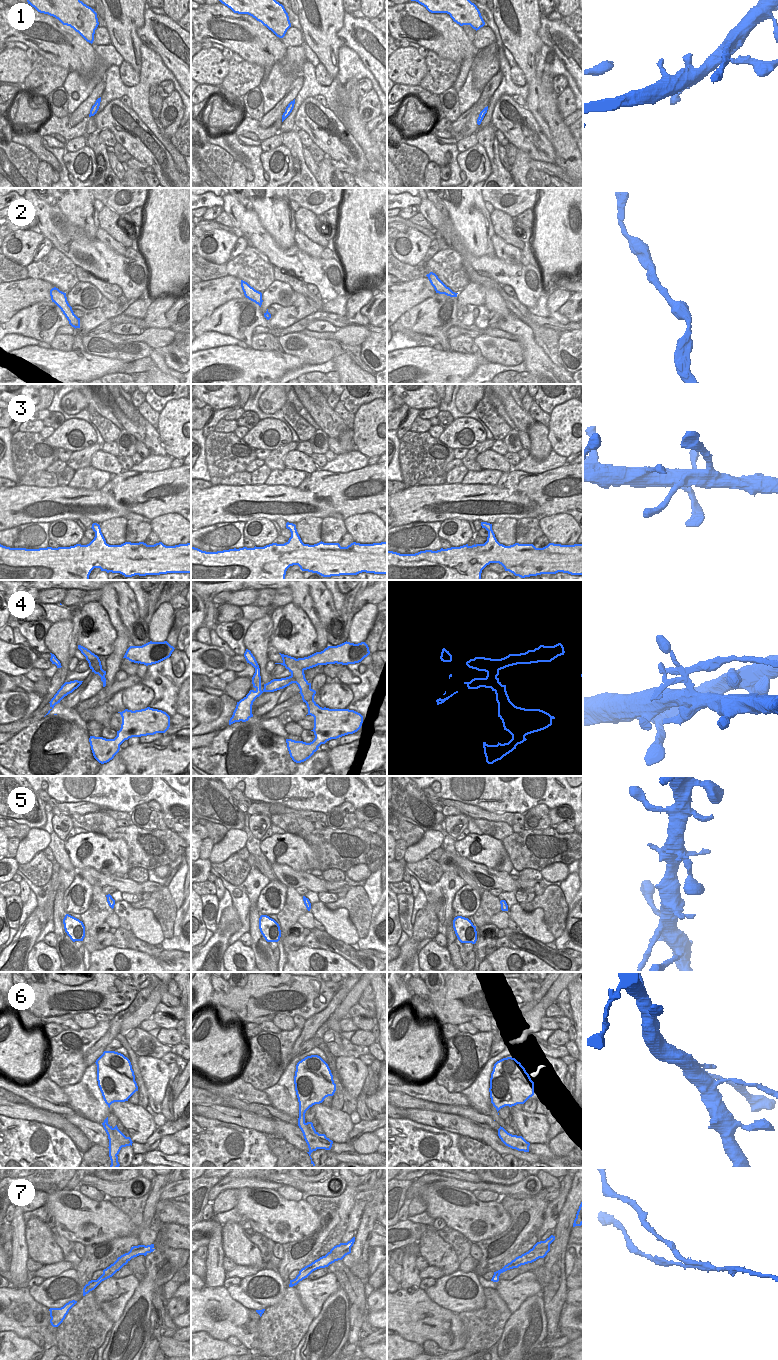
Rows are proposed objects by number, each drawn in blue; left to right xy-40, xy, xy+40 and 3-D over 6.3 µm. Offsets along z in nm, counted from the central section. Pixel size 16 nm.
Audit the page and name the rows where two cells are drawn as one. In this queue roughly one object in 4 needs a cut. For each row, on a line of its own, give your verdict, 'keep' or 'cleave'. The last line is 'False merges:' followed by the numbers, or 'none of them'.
1: keep
2: keep
3: keep
4: cleave
5: keep
6: keep
7: cleave
False merges: 4, 7

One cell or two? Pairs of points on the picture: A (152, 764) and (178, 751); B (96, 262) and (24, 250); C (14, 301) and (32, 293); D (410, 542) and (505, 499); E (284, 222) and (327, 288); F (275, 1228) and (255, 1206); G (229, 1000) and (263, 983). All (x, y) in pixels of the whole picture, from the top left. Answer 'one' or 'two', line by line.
A: one
B: two
C: one
D: two
E: two
F: one
G: one

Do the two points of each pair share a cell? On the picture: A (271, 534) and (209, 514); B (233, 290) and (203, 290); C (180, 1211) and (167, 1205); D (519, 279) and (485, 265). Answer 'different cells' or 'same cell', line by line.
A: different cells
B: same cell
C: same cell
D: same cell

